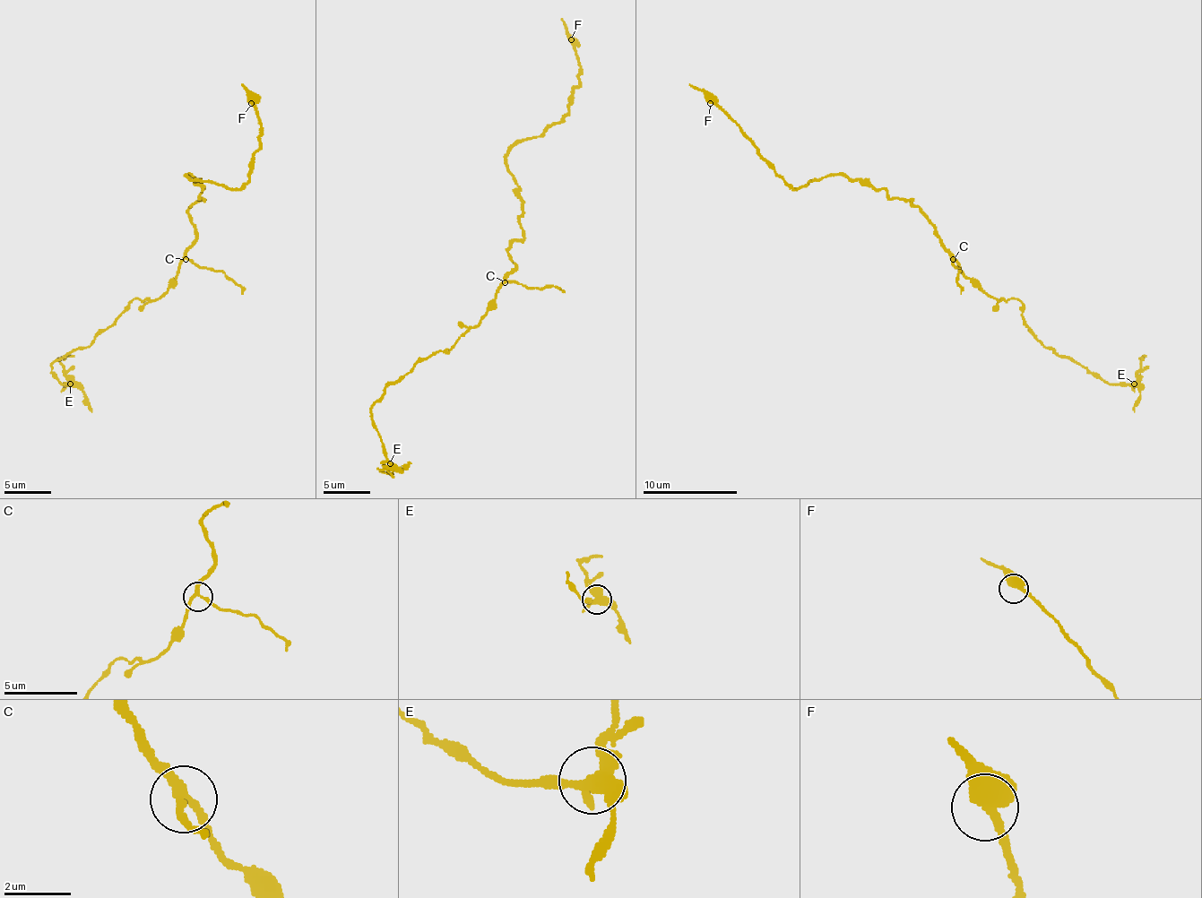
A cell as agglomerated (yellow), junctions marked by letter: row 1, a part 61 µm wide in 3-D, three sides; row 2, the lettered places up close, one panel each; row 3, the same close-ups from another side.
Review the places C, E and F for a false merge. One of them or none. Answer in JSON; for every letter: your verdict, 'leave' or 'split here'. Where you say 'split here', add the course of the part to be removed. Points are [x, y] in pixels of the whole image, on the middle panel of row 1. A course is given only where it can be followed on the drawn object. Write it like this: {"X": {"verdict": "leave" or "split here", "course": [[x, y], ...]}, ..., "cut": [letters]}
{"C": {"verdict": "leave"}, "E": {"verdict": "split here", "course": [[389, 463], [382, 470], [394, 473]]}, "F": {"verdict": "leave"}, "cut": ["E"]}

